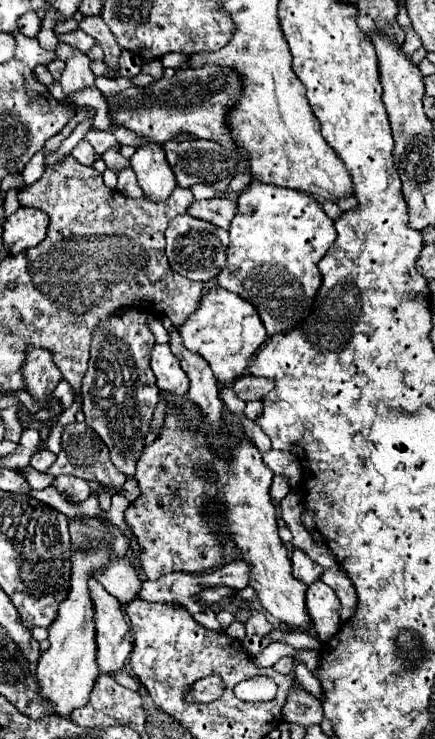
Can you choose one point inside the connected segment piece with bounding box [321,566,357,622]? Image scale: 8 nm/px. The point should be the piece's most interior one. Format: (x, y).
(335, 577)

